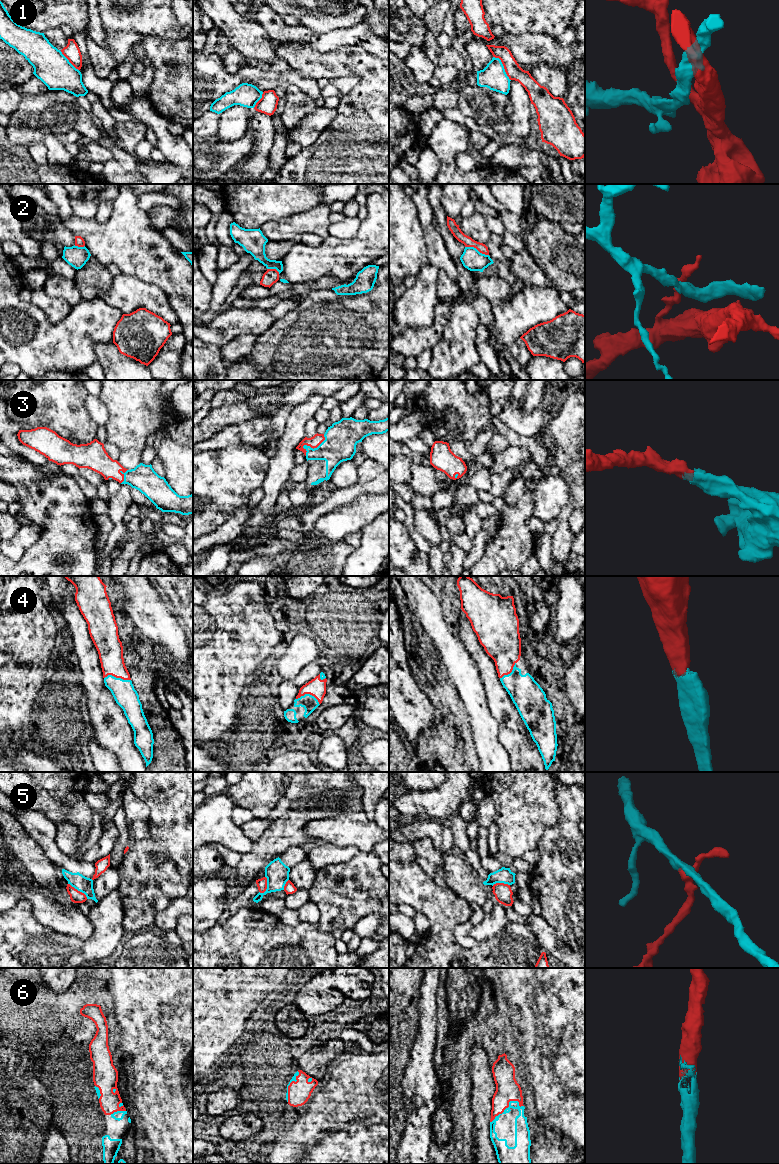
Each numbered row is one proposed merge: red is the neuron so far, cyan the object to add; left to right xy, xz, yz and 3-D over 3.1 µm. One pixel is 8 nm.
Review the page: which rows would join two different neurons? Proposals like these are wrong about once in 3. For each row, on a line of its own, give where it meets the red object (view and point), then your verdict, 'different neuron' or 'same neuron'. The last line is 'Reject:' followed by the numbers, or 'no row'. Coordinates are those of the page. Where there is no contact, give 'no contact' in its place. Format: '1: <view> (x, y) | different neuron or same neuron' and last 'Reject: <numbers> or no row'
1: yz (504, 67) | different neuron
2: yz (477, 249) | different neuron
3: xz (311, 447) | same neuron
4: xy (117, 677) | same neuron
5: xy (77, 890) | different neuron
6: yz (508, 1105) | same neuron
Reject: 1, 2, 5

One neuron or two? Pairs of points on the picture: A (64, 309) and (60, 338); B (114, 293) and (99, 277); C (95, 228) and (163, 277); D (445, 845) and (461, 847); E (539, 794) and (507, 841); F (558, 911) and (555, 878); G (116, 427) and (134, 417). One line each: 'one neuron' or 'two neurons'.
A: two neurons
B: two neurons
C: one neuron
D: two neurons
E: one neuron
F: one neuron
G: one neuron

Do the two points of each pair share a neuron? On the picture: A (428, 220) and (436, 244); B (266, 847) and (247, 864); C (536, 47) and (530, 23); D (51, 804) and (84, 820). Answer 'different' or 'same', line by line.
A: same
B: same
C: different
D: different

